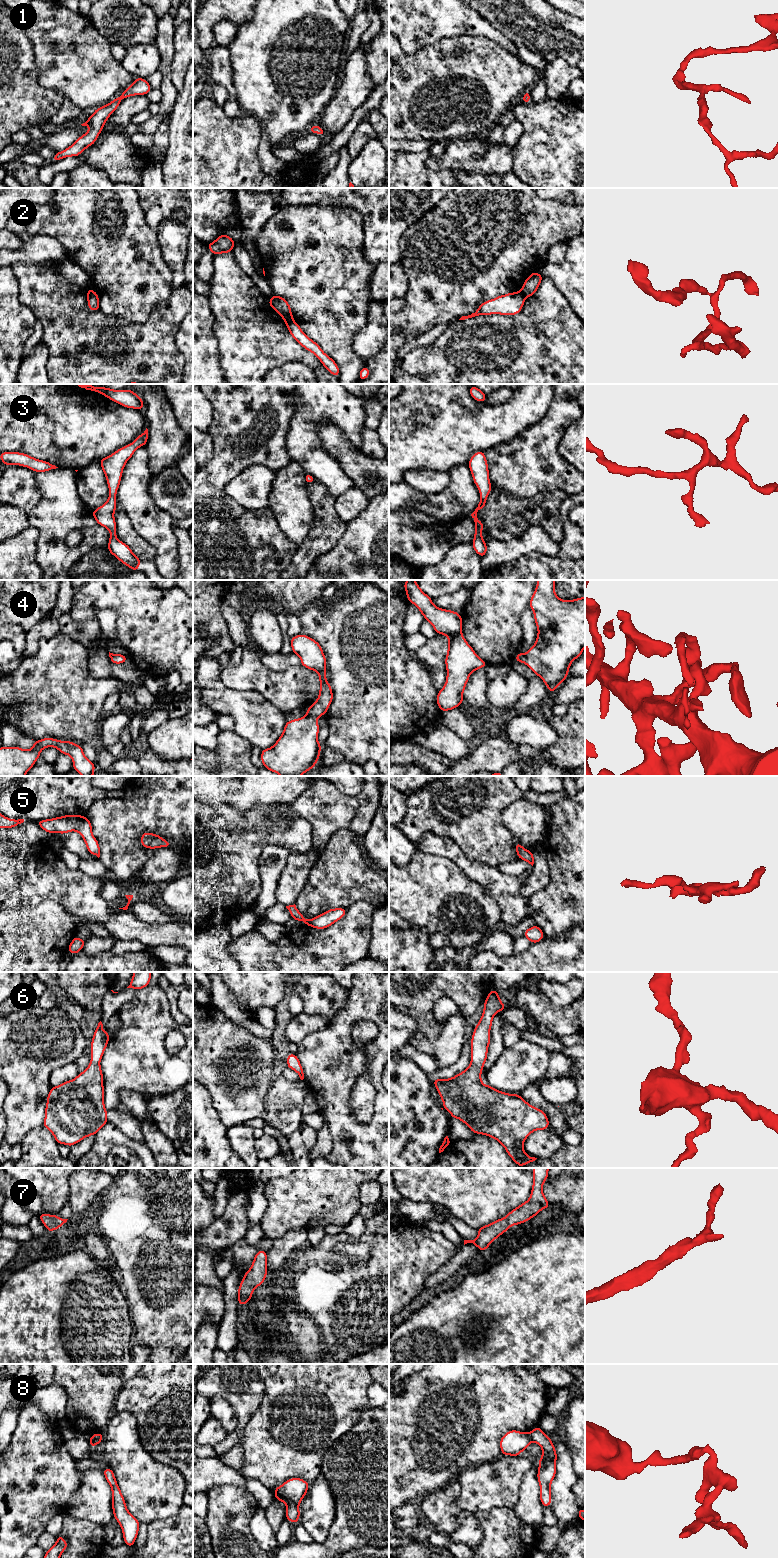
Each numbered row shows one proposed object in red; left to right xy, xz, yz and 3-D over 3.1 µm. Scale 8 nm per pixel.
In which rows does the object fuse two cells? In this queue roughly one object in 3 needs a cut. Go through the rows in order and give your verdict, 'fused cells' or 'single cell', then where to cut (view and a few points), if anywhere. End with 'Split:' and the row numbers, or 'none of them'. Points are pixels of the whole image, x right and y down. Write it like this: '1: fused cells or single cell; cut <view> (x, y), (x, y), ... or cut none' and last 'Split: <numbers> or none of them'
1: single cell; cut none
2: fused cells; cut xz (292, 319), (285, 322)
3: single cell; cut none
4: single cell; cut none
5: single cell; cut none
6: single cell; cut none
7: single cell; cut none
8: fused cells; cut xz (287, 1504), (298, 1505)
Split: 2, 8

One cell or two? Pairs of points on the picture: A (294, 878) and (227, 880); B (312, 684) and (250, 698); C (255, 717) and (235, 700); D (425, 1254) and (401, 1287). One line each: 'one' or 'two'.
A: two
B: two
C: one
D: one

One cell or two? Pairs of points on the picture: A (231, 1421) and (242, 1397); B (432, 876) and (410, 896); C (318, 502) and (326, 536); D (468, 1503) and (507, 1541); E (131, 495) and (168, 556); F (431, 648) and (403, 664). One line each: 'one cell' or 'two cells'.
A: two cells
B: one cell
C: one cell
D: two cells
E: one cell
F: two cells

